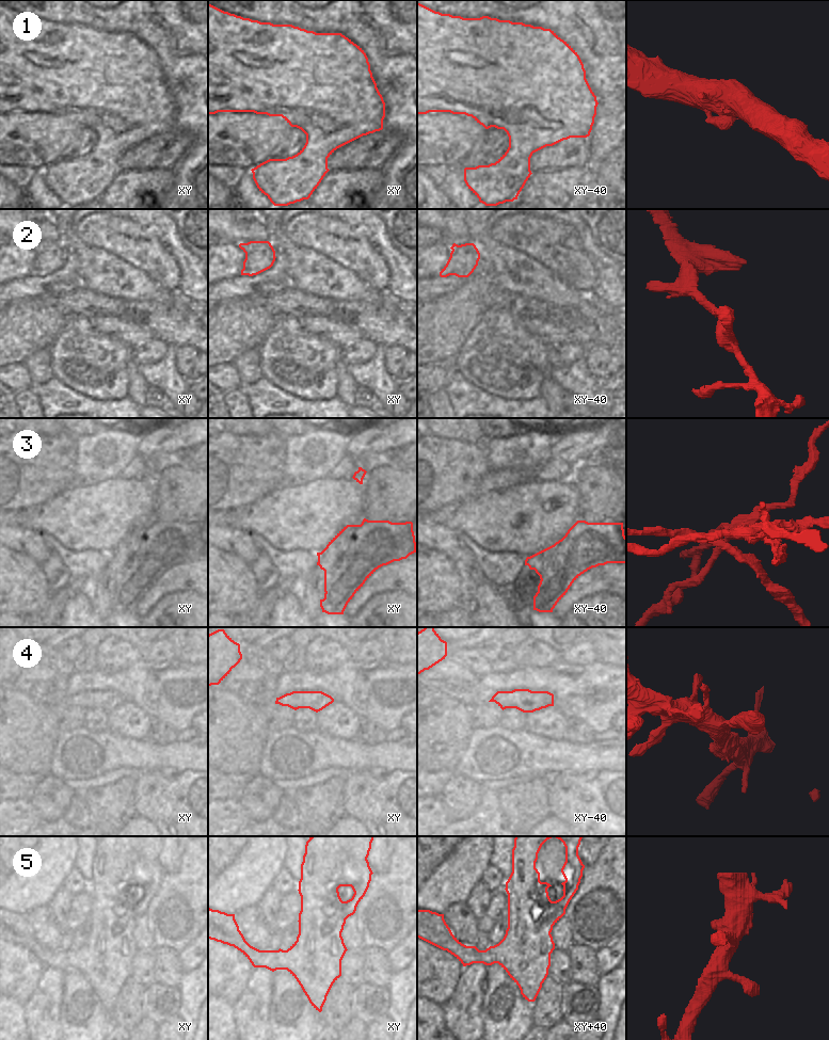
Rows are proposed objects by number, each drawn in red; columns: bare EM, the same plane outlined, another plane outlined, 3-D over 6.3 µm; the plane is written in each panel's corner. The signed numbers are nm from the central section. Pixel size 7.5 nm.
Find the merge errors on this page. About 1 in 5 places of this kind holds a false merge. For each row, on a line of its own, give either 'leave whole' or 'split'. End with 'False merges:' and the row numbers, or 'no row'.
1: leave whole
2: leave whole
3: split
4: leave whole
5: leave whole
False merges: 3

